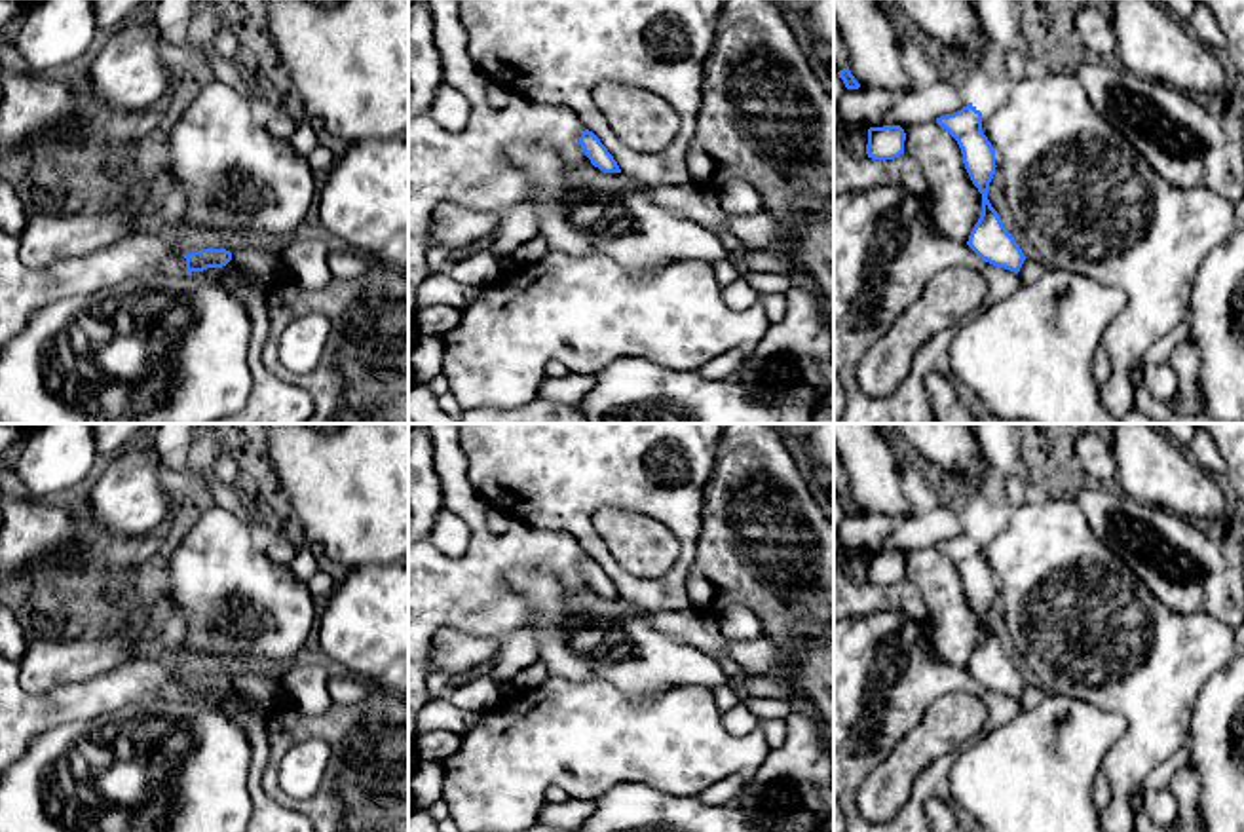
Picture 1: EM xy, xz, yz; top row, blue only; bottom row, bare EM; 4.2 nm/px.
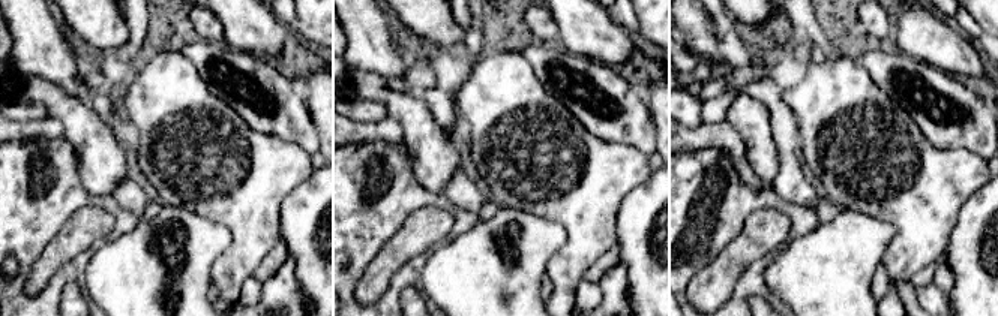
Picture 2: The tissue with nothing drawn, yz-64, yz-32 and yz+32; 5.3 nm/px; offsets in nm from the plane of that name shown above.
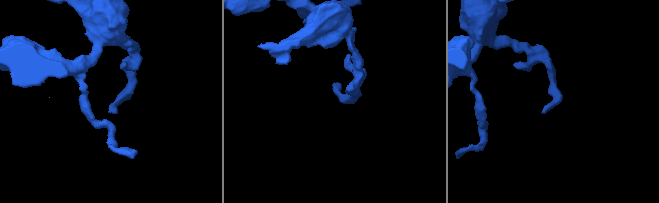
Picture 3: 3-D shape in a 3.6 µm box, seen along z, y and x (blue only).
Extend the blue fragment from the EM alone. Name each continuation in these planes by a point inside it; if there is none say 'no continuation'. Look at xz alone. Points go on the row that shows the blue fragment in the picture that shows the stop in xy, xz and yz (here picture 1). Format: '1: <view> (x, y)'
no continuation

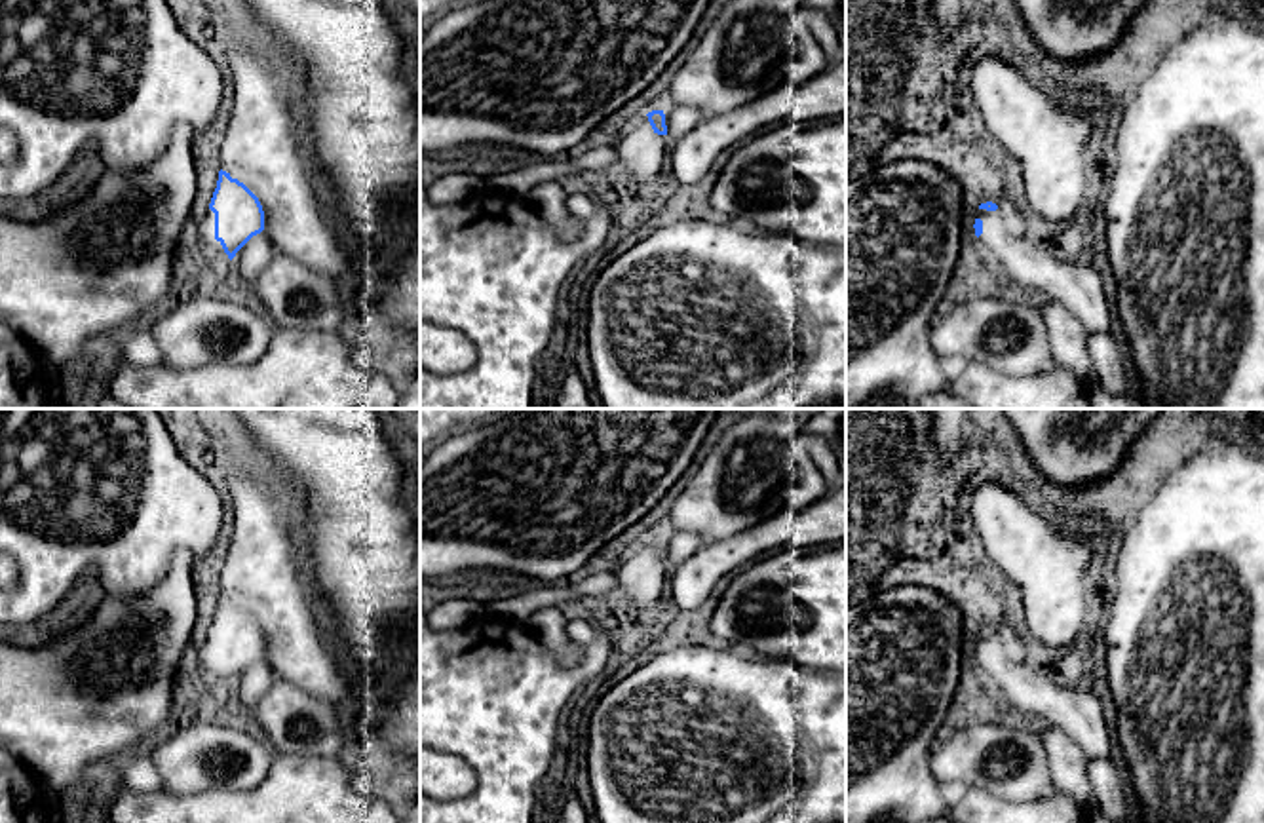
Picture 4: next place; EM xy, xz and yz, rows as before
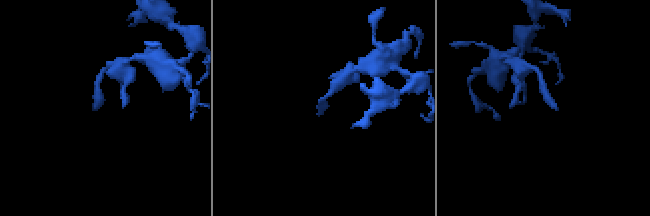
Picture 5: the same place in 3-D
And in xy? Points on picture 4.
1: xy (213, 248)

